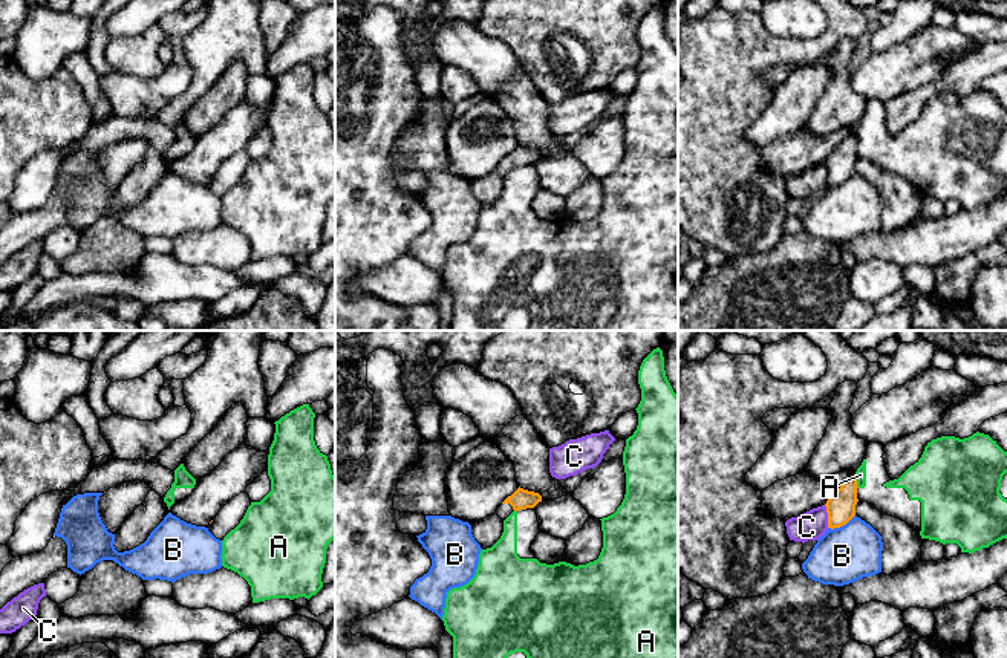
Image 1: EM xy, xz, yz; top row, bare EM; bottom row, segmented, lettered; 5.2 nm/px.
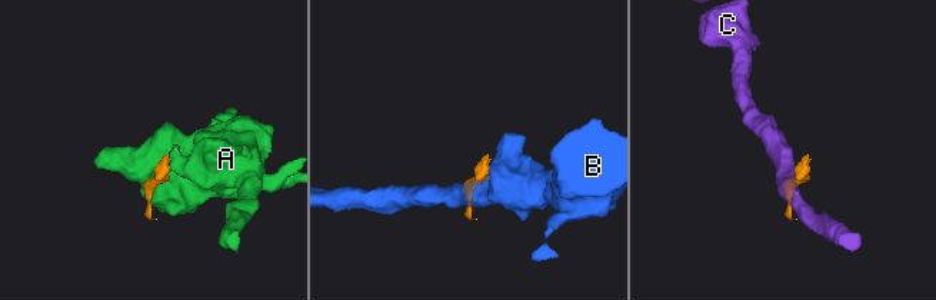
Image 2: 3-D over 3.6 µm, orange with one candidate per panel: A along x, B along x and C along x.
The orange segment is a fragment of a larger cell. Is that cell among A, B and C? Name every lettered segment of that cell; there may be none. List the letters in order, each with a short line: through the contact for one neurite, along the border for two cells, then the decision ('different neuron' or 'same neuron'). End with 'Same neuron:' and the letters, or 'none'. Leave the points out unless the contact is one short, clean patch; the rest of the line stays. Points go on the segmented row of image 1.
A: different neuron
B: different neuron
C: yz (824, 505), (828, 514), (828, 527) | different neuron
Same neuron: none

